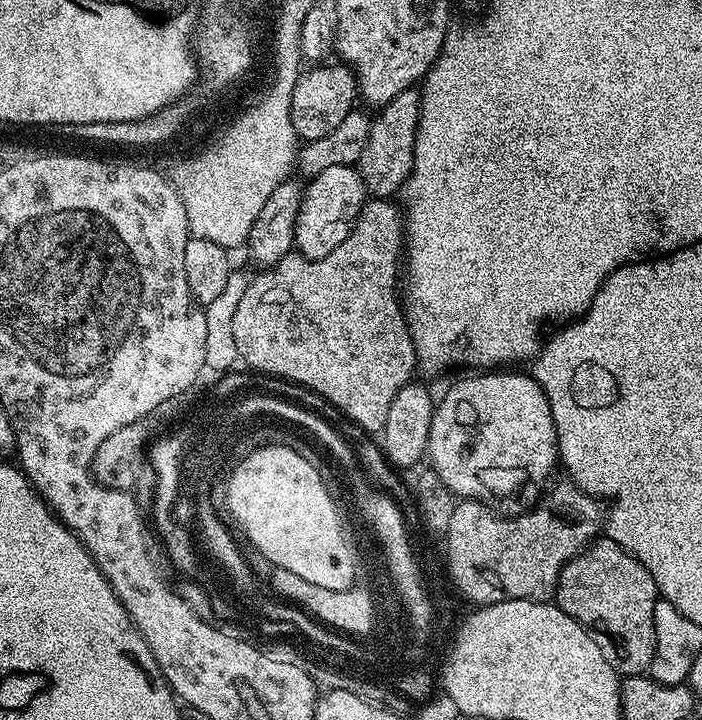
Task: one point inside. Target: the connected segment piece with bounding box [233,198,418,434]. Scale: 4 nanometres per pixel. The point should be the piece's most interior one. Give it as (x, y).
(336, 326)

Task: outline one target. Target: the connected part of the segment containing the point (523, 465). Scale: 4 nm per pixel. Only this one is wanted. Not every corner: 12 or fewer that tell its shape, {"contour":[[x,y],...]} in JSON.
{"contour":[[484,370],[435,405],[427,455],[457,498],[507,517],[560,448],[546,394]]}

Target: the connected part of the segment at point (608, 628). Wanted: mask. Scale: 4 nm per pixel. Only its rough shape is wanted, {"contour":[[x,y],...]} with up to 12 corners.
{"contour":[[614,538],[562,570],[554,602],[616,636],[621,677],[652,667],[650,570]]}

